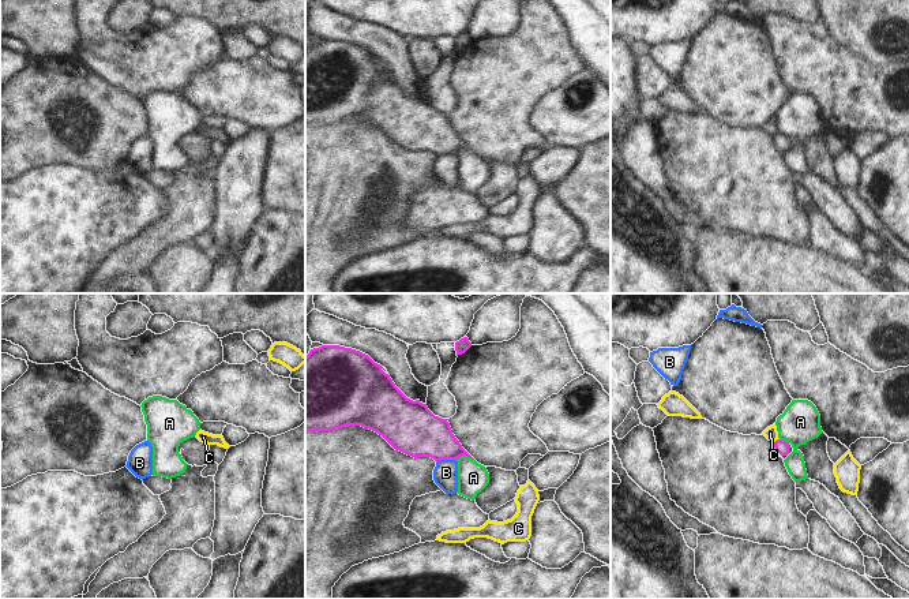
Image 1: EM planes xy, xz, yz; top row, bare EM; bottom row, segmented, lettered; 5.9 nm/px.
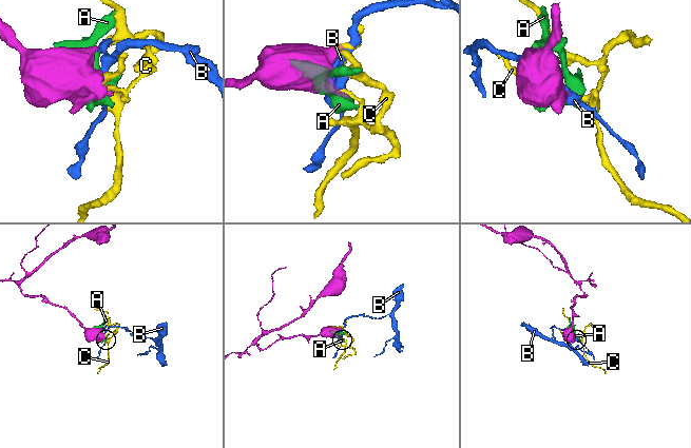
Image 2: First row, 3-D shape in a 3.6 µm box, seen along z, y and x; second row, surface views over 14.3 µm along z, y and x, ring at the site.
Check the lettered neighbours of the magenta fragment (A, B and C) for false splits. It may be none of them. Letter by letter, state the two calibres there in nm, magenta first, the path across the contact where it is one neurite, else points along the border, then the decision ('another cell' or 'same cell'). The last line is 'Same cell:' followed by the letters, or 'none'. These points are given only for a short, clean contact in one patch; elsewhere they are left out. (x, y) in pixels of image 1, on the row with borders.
A: 260/180 nm | another cell
B: 300/140 nm | another cell
C: 80/80 nm | another cell
Same cell: none

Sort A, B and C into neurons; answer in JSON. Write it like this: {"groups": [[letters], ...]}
{"groups": [["A"], ["B"], ["C"]]}

